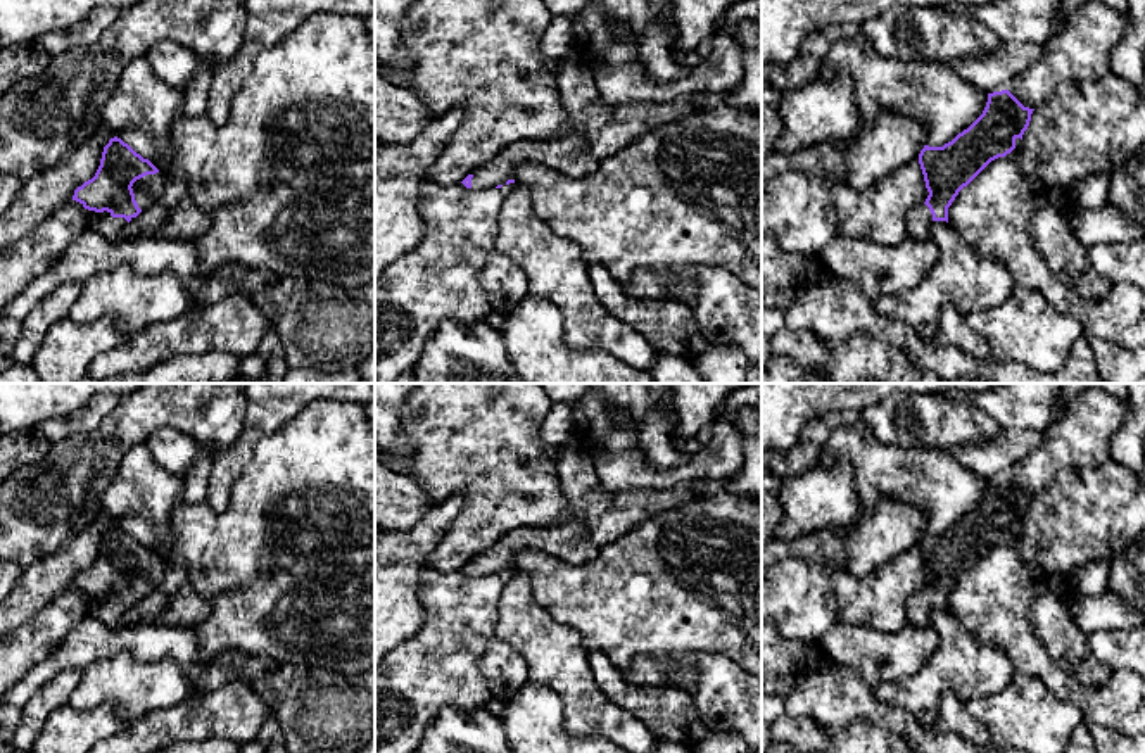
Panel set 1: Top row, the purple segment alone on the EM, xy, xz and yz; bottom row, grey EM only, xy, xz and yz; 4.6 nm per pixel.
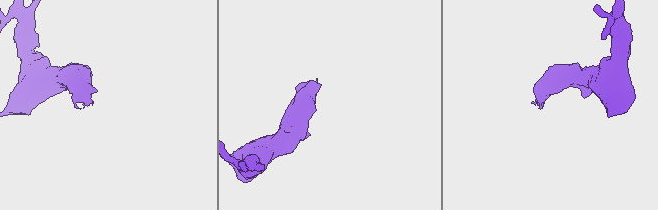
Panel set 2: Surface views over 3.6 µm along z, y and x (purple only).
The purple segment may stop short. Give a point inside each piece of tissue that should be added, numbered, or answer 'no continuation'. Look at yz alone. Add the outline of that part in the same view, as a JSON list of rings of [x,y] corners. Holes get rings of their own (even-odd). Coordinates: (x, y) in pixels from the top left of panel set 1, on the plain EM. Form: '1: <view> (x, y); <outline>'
1: yz (919, 605); [[[920,591],[907,601],[907,620],[914,625],[927,625],[933,601],[926,591]]]

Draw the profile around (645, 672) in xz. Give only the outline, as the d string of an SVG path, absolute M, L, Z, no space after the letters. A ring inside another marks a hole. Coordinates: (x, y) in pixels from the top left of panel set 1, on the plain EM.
M637 656L630 668L620 672L622 677L637 687L668 687L674 674L675 661L658 660L651 656Z

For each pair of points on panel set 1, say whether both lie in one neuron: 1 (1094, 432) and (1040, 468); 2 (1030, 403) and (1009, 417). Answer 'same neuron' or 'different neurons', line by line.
1: same neuron
2: same neuron

